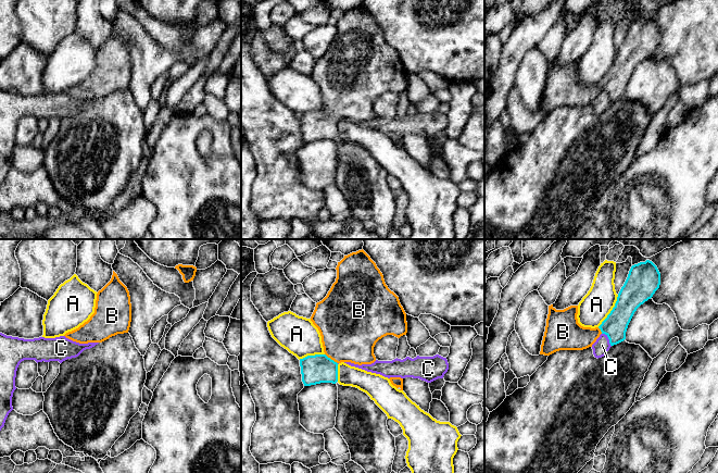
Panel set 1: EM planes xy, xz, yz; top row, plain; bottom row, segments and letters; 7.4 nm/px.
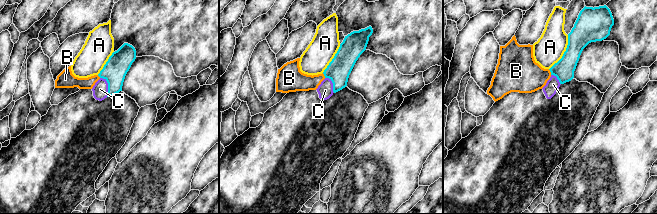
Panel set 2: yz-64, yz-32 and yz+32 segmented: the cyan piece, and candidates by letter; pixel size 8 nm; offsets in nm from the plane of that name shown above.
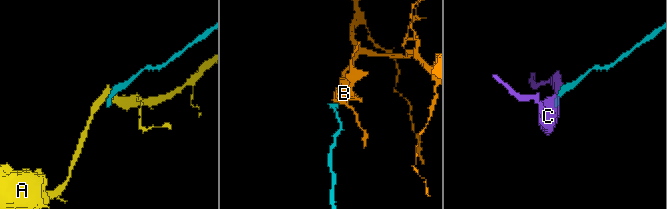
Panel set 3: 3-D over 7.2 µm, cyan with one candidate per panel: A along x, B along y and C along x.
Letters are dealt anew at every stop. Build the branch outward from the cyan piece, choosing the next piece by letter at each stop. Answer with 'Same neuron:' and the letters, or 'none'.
Same neuron: B

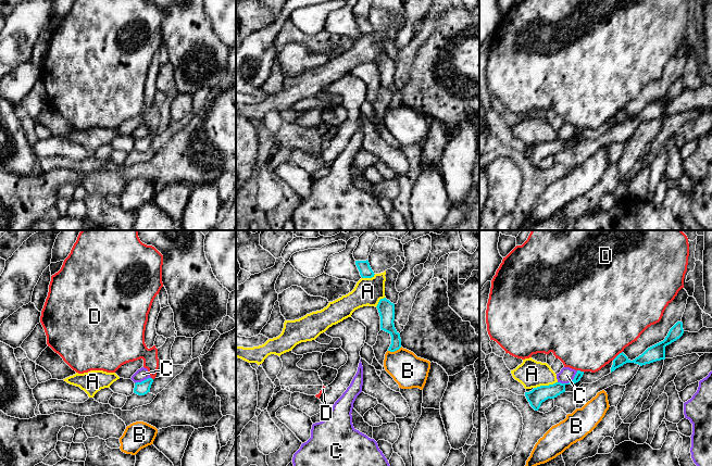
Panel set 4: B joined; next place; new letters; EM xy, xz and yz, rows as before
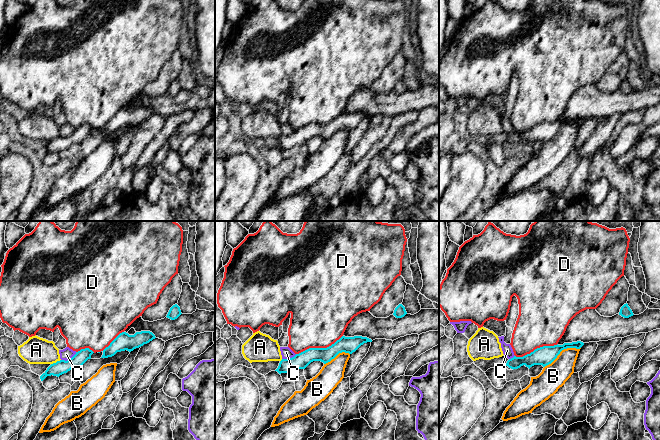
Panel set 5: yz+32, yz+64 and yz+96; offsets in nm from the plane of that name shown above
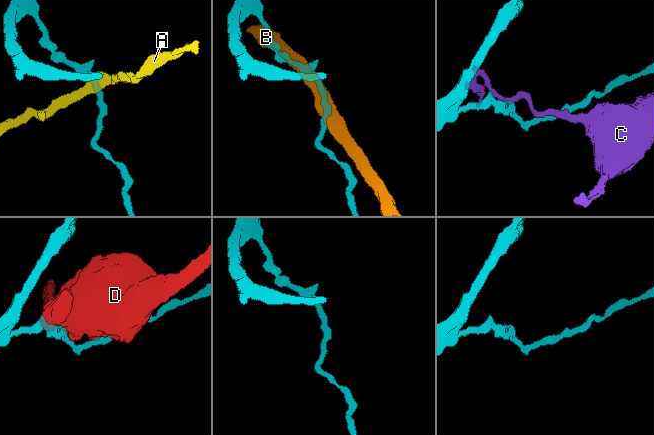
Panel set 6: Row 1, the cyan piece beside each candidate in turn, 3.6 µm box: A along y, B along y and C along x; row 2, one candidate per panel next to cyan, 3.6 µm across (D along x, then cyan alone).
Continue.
Same neuron: none

